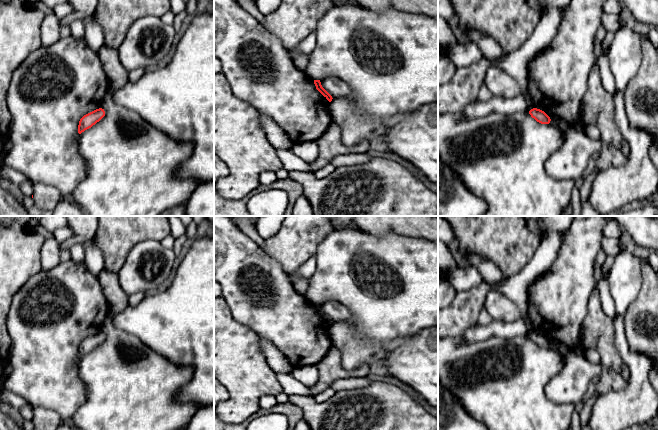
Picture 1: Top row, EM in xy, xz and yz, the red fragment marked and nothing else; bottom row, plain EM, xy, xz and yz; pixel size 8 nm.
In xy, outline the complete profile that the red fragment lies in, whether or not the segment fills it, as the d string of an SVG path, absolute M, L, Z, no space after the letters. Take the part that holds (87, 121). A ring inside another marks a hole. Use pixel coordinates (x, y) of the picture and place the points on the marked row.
M102 108L96 109L84 115L78 125L78 133L81 134L85 130L91 128L105 116L105 111Z

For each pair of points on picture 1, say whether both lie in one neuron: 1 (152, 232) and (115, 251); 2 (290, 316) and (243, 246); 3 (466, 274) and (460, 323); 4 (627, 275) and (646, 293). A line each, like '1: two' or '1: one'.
1: one
2: one
3: two
4: two

